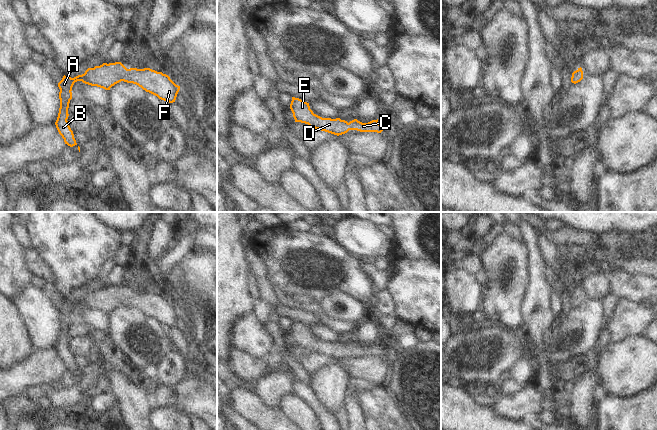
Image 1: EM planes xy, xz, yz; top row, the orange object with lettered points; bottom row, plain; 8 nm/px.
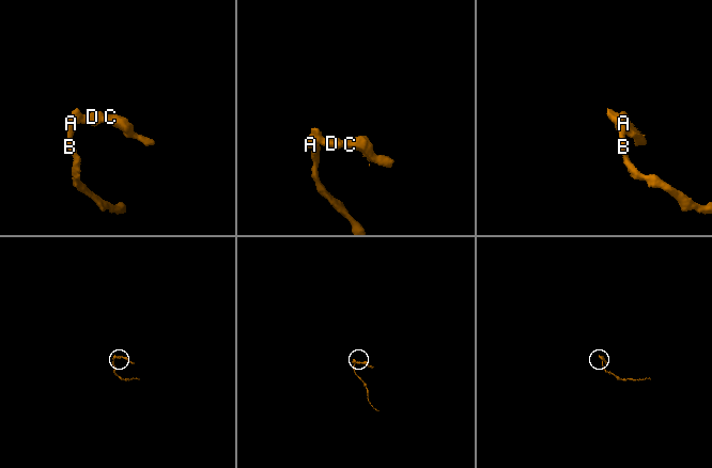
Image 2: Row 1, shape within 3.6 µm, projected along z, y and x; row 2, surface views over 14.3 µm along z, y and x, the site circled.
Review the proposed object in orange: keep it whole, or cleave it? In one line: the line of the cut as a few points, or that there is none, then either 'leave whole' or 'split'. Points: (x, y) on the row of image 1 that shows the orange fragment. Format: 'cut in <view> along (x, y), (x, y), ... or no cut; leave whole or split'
no cut; leave whole

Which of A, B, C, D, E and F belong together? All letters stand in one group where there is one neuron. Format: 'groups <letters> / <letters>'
groups A B C D E F

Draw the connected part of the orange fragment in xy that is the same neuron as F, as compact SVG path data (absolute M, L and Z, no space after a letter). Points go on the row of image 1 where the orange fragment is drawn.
M121 62L103 63L94 68L88 68L84 74L74 78L64 75L58 83L60 108L55 125L65 144L70 147L77 145L73 131L67 121L69 103L72 99L72 87L77 81L105 90L110 90L112 86L121 81L133 83L169 103L175 102L180 90L180 86L176 85L168 75L162 72L157 72L150 68L127 69Z

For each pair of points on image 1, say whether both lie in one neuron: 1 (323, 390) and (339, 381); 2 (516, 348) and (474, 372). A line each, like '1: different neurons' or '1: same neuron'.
1: same neuron
2: same neuron

